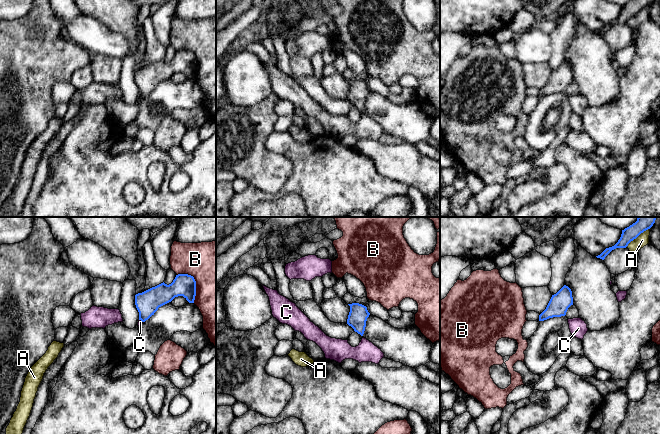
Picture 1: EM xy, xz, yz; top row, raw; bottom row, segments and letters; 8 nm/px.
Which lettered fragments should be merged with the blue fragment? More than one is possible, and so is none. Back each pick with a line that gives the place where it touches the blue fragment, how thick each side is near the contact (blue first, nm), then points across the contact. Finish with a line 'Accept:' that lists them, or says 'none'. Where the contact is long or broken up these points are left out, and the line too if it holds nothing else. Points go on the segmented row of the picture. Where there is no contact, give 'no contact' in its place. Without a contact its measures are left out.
Accept: none

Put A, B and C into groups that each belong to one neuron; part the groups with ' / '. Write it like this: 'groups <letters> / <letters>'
groups A / B / C

